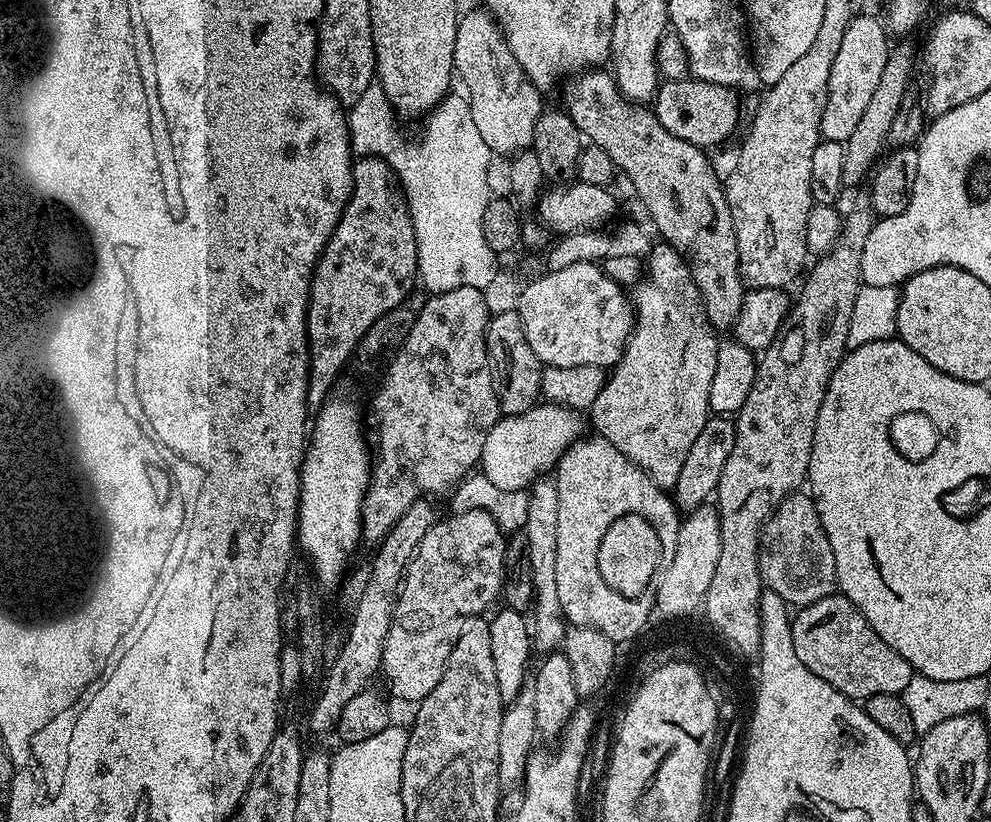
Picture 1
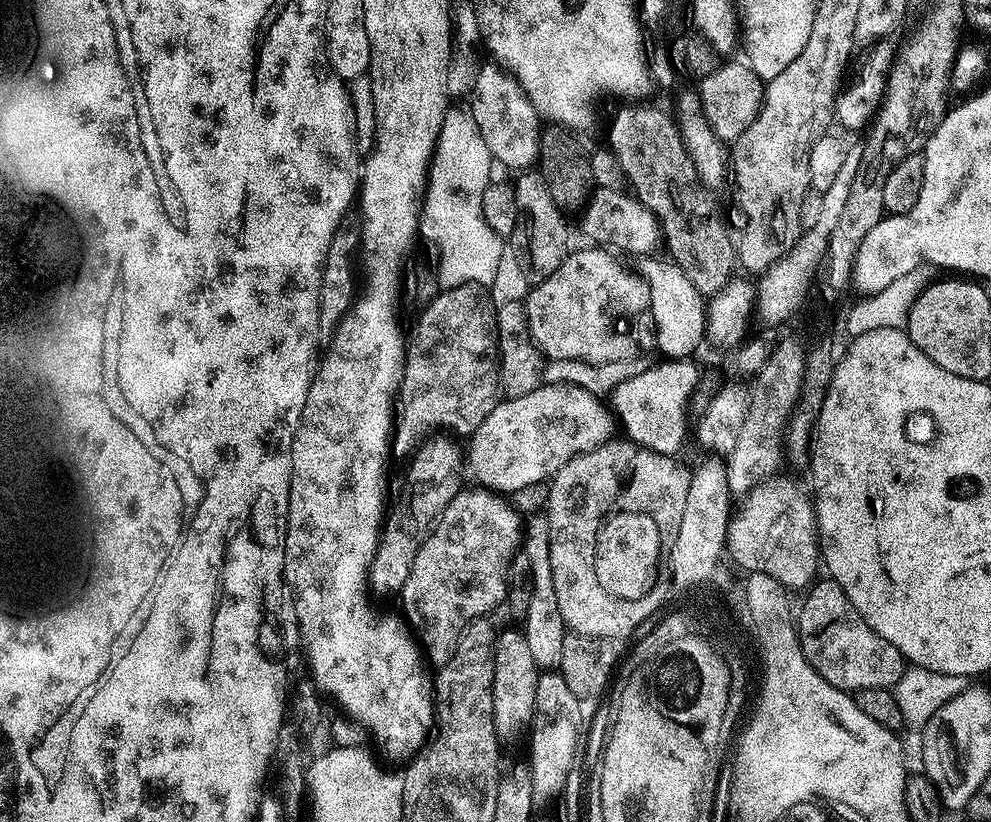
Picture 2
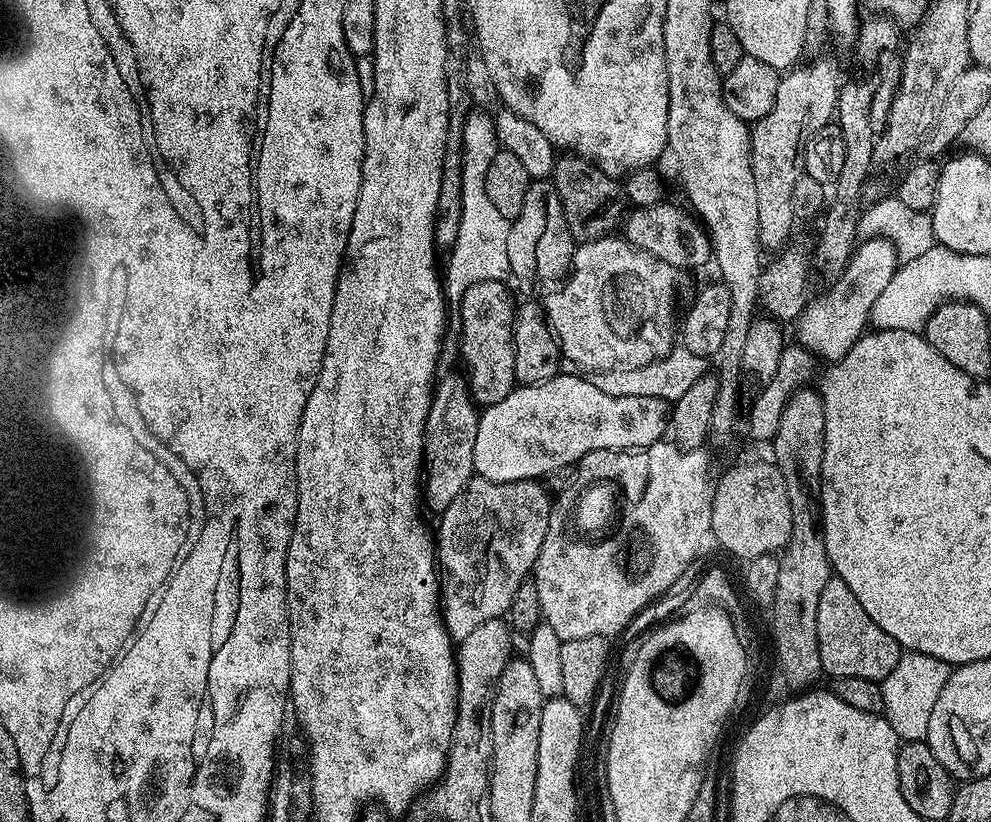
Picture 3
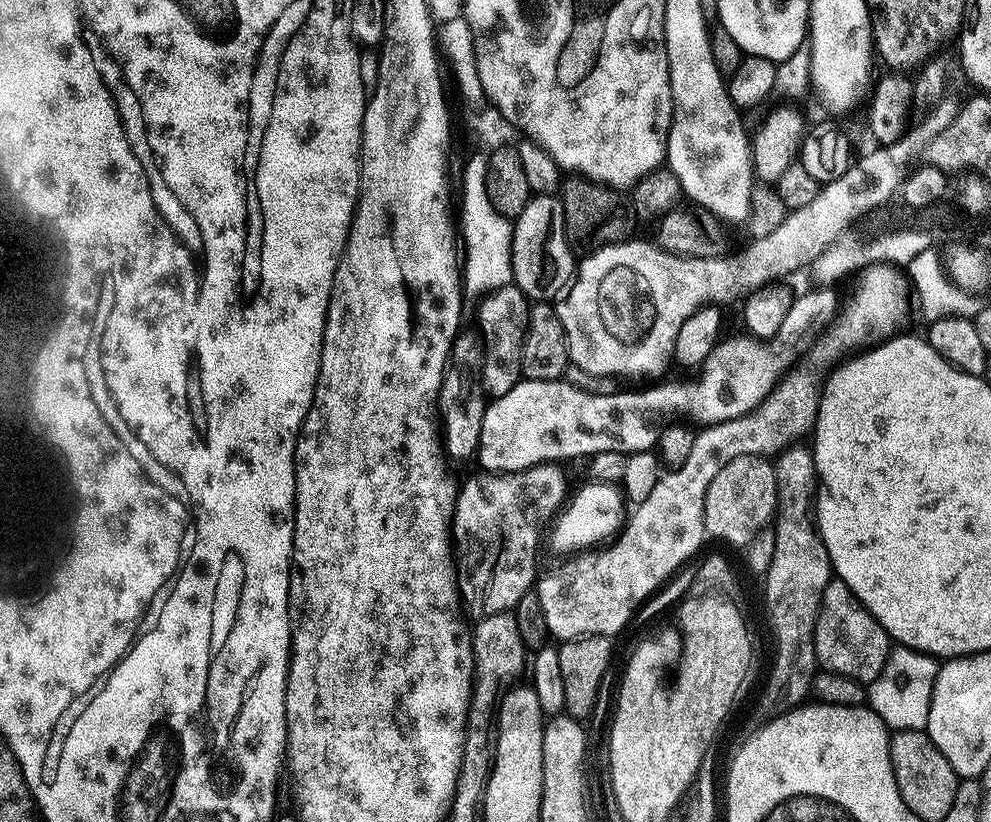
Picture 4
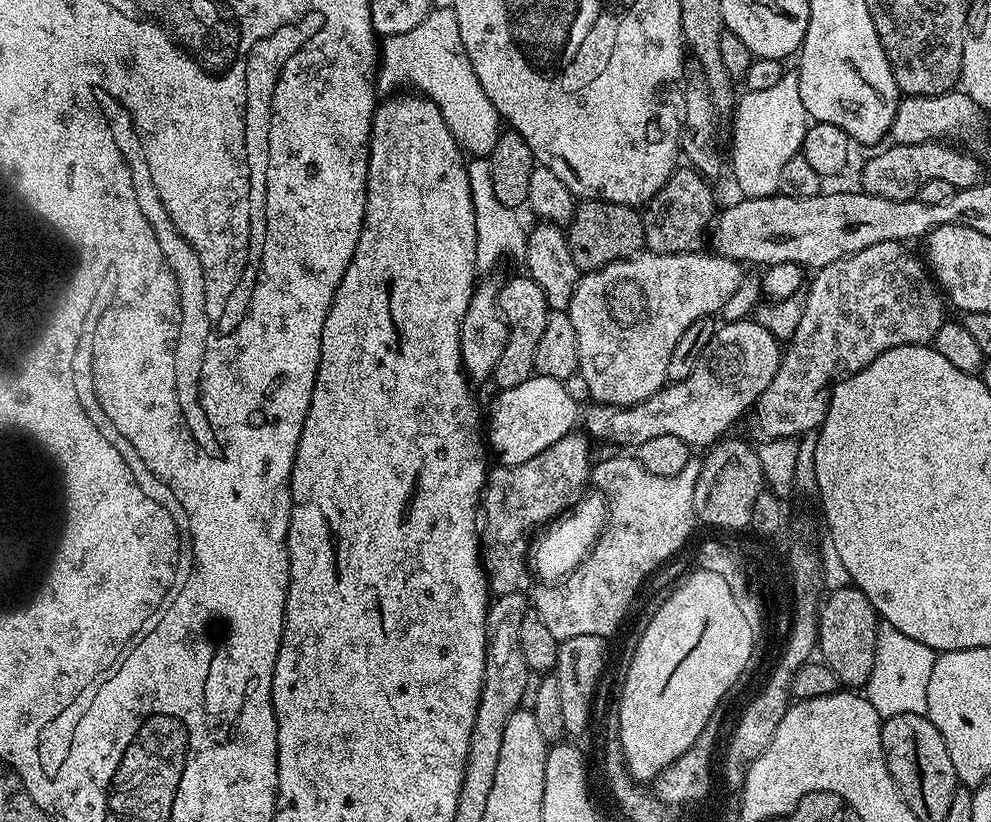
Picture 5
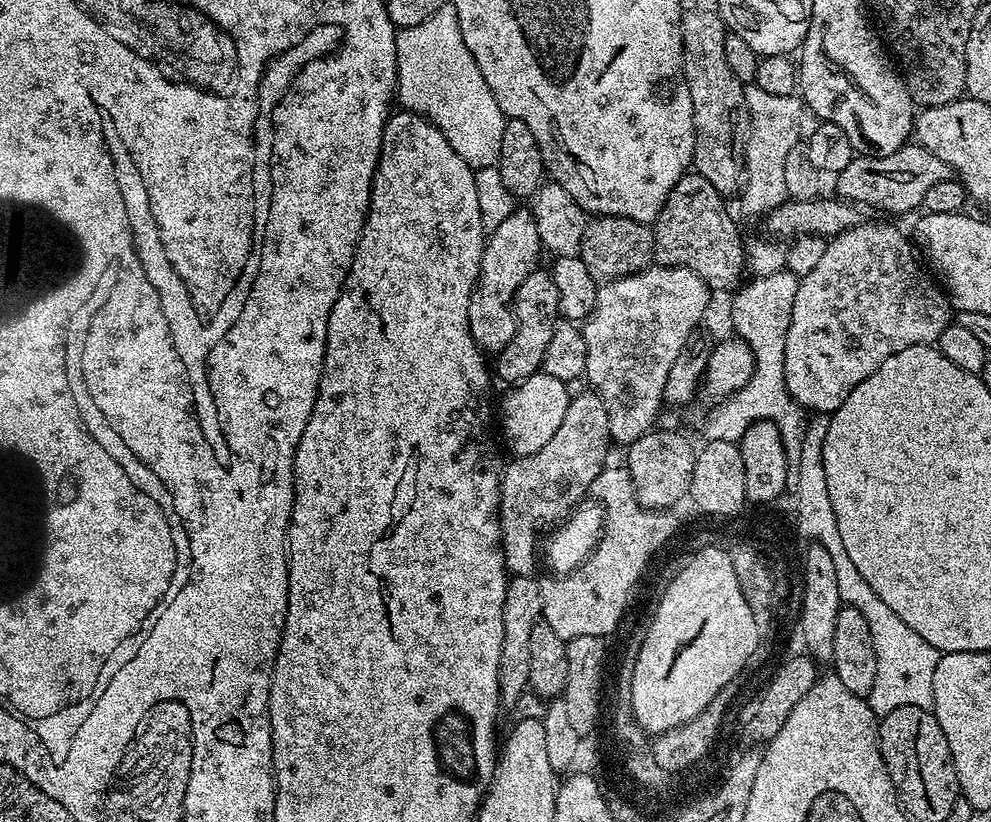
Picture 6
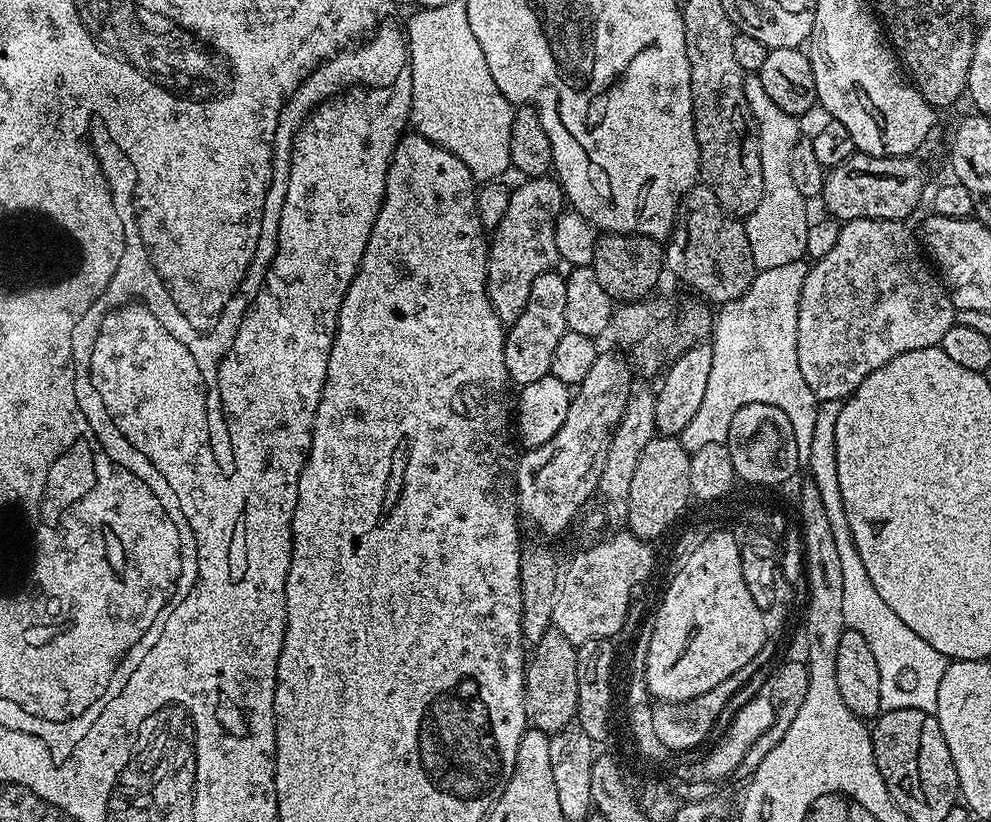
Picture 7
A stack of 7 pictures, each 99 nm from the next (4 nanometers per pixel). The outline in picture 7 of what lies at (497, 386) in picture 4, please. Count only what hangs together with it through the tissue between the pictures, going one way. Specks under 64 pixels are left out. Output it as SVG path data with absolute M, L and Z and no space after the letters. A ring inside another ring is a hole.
M553 270L538 274L530 286L530 298L526 298L526 310L507 329L504 338L506 370L513 385L523 386L538 382L538 378L550 375L550 361L554 359L554 349L562 334L569 332L566 322L566 279Z

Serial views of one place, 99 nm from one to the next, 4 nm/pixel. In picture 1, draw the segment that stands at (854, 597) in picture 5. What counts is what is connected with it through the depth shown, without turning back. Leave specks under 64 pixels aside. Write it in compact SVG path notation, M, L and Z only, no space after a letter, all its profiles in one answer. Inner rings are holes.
M833 594L826 598L818 598L818 602L805 604L797 612L800 613L797 616L795 613L791 617L794 654L798 654L806 670L818 674L818 678L830 682L834 690L838 690L843 696L849 696L857 702L869 700L874 694L904 693L906 686L913 678L914 669L906 662L906 658L902 658L902 654L898 654L898 650L886 646L886 642L878 638L870 622L866 622L864 615L844 595Z

